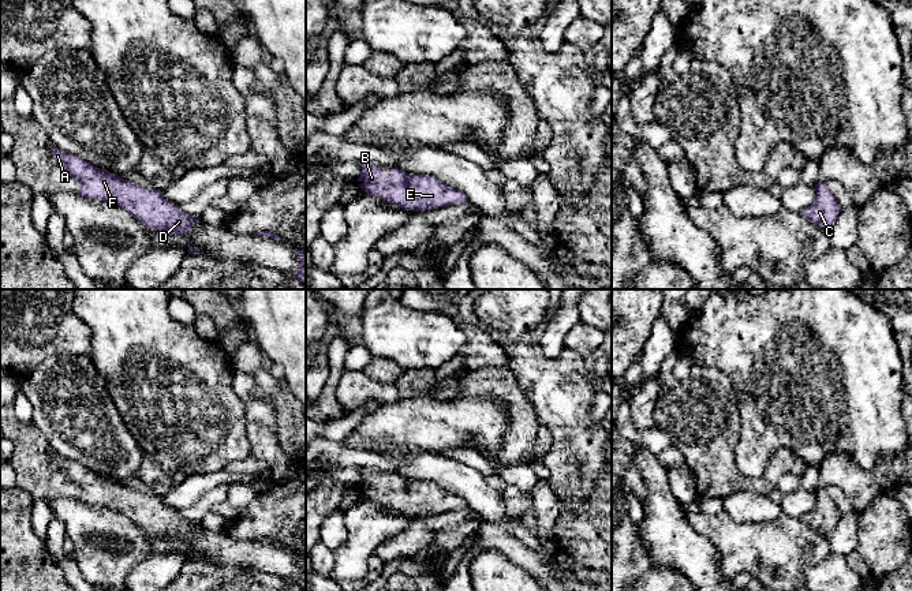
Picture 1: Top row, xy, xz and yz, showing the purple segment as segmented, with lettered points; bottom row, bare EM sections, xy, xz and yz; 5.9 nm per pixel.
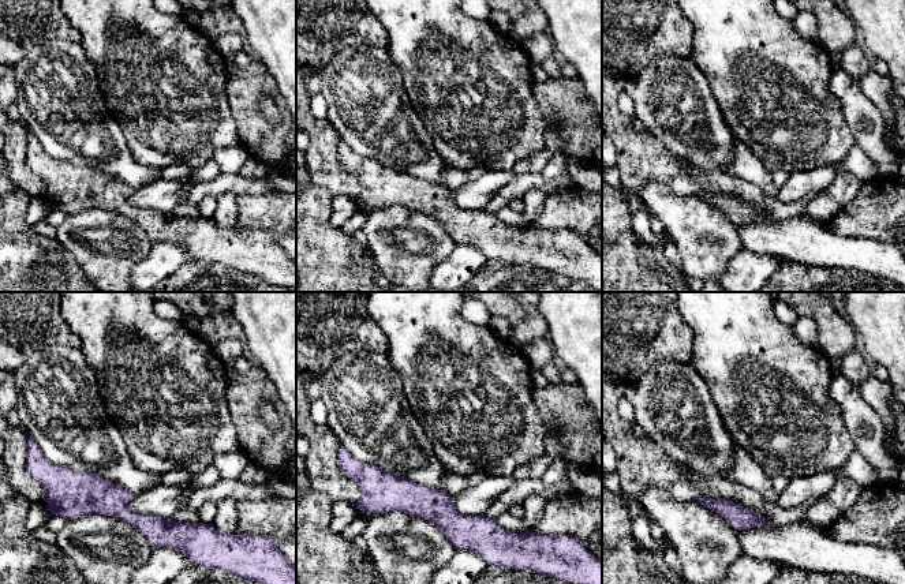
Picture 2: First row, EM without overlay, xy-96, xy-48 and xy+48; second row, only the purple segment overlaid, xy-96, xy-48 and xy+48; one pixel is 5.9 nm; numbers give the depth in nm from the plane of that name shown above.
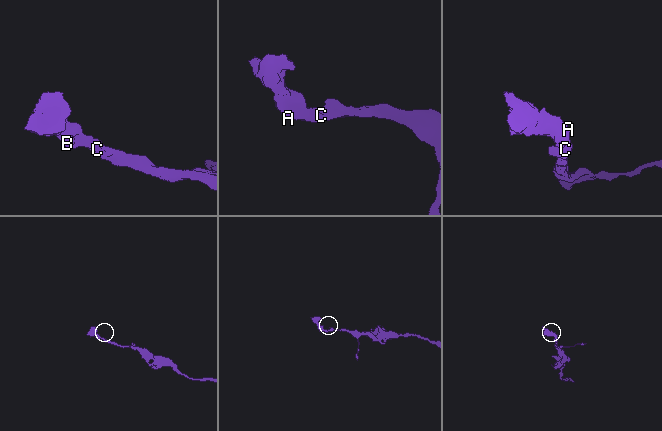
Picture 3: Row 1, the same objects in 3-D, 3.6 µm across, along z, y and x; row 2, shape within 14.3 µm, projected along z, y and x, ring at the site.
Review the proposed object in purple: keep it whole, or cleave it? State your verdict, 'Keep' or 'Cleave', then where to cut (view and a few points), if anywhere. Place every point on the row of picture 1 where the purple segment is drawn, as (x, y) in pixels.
Keep. No split

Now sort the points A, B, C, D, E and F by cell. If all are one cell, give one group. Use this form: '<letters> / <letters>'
A B C D E F

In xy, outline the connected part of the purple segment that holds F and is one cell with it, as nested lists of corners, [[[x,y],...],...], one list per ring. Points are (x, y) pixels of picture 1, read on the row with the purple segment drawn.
[[[55,146],[51,150],[55,160],[60,161],[68,173],[82,183],[78,195],[119,206],[147,229],[179,236],[186,235],[201,220],[182,213],[180,207],[165,201],[158,190],[143,187],[116,173],[102,171]]]

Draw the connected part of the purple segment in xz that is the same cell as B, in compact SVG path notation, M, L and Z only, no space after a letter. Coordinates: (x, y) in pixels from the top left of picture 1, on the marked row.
M365 162L359 186L367 195L378 197L404 210L425 212L453 203L467 202L463 191L455 190L427 175L408 175L399 168L390 168L386 175L378 167Z

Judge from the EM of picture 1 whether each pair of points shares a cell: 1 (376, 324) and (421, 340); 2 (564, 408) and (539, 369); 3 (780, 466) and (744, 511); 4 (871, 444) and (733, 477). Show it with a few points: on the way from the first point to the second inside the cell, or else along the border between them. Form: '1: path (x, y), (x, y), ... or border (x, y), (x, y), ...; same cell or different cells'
1: path (387, 326), (392, 332), (410, 337); same cell
2: path (563, 399), (545, 378); same cell
3: border (767, 494), (736, 490), (727, 497); different cells
4: border (770, 455), (780, 448), (788, 448), (806, 466); different cells

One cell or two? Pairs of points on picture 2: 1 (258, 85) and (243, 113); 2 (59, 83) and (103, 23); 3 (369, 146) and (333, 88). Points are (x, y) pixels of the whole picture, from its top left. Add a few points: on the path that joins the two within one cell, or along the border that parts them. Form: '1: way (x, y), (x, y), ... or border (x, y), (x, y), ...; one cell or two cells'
1: way (251, 90), (243, 98), (243, 107); one cell
2: border (78, 41), (93, 66), (96, 79); two cells
3: way (369, 131), (369, 123), (348, 103); one cell

